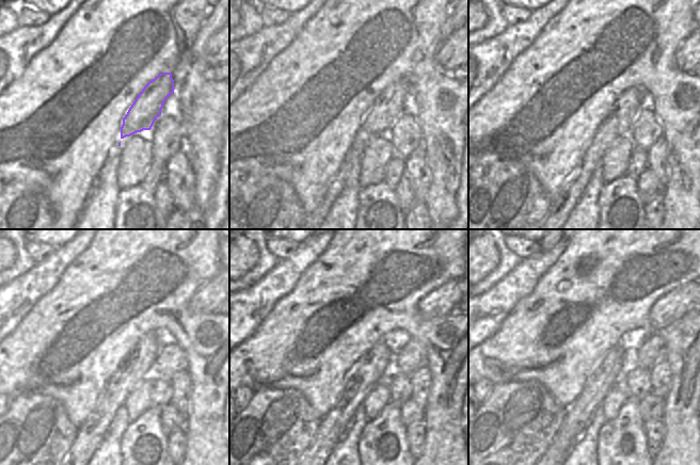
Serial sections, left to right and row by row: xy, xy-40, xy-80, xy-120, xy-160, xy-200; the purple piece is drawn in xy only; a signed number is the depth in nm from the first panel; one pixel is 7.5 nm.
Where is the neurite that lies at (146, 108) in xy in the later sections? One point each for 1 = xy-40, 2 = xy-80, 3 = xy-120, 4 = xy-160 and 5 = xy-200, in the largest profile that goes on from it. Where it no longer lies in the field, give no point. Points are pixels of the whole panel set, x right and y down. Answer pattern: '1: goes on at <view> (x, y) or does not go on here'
1: goes on at xy-40 (387, 107)
2: goes on at xy-80 (618, 123)
3: goes on at xy-120 (138, 365)
4: goes on at xy-160 (374, 367)
5: goes on at xy-200 (605, 375)

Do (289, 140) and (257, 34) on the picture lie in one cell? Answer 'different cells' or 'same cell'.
different cells

